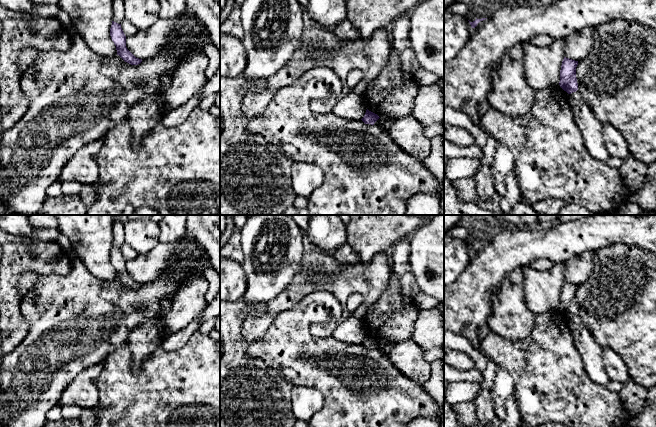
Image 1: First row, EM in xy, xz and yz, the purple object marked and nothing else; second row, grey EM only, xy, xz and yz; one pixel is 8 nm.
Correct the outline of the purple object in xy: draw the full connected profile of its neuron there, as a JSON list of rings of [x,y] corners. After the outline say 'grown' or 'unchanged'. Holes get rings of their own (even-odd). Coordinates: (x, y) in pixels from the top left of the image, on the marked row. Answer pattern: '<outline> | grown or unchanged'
[[[112,21],[110,28],[110,36],[114,42],[119,55],[125,62],[131,65],[138,65],[142,59],[136,58],[126,47],[126,36],[121,28],[121,24]]] | unchanged

